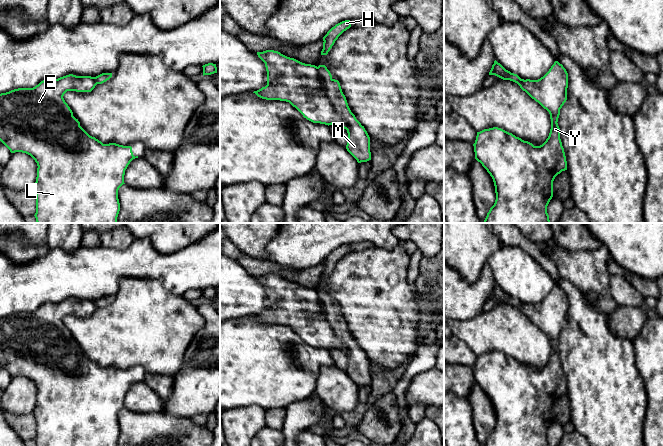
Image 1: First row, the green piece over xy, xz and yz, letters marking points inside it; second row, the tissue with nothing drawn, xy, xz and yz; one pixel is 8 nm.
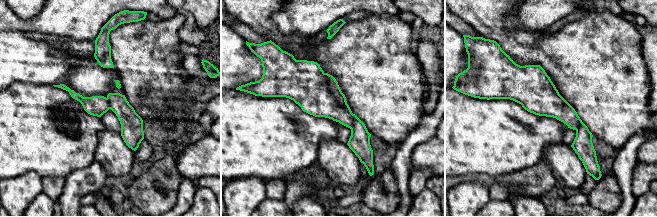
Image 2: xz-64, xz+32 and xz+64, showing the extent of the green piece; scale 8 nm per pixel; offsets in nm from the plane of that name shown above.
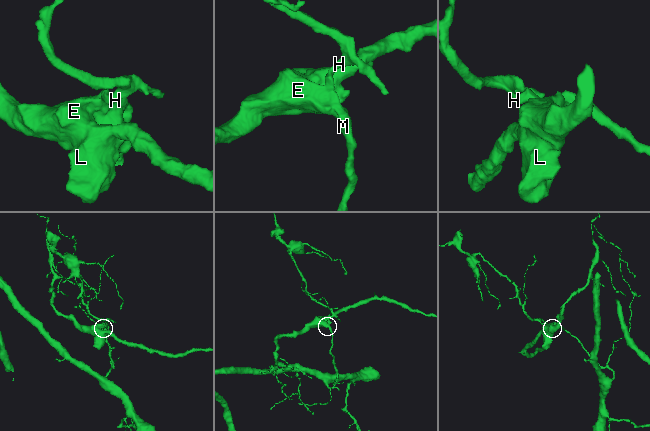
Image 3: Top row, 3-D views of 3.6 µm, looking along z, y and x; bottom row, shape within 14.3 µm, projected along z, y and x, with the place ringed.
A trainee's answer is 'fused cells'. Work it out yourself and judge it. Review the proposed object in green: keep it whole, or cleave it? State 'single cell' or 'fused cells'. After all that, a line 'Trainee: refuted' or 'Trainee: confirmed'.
fused cells
Trainee: confirmed

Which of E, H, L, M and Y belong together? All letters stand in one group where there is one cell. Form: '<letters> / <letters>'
E L Y / H M

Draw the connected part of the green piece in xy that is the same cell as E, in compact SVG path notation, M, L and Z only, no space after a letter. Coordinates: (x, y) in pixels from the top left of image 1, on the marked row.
M69 74L58 79L43 80L33 88L18 88L0 94L0 141L11 153L22 152L30 155L38 166L36 182L32 188L36 195L36 213L34 216L37 223L117 223L117 217L120 211L118 190L125 184L125 170L130 162L133 159L138 158L138 156L135 157L133 155L131 146L123 146L116 143L103 144L95 137L90 136L80 126L80 122L73 116L72 110L63 98L67 91L91 92L96 85L97 83L94 77Z

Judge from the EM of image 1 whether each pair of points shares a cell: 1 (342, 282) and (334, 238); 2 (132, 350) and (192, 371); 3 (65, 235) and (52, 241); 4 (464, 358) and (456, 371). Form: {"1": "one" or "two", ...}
{"1": "two", "2": "two", "3": "one", "4": "two"}

